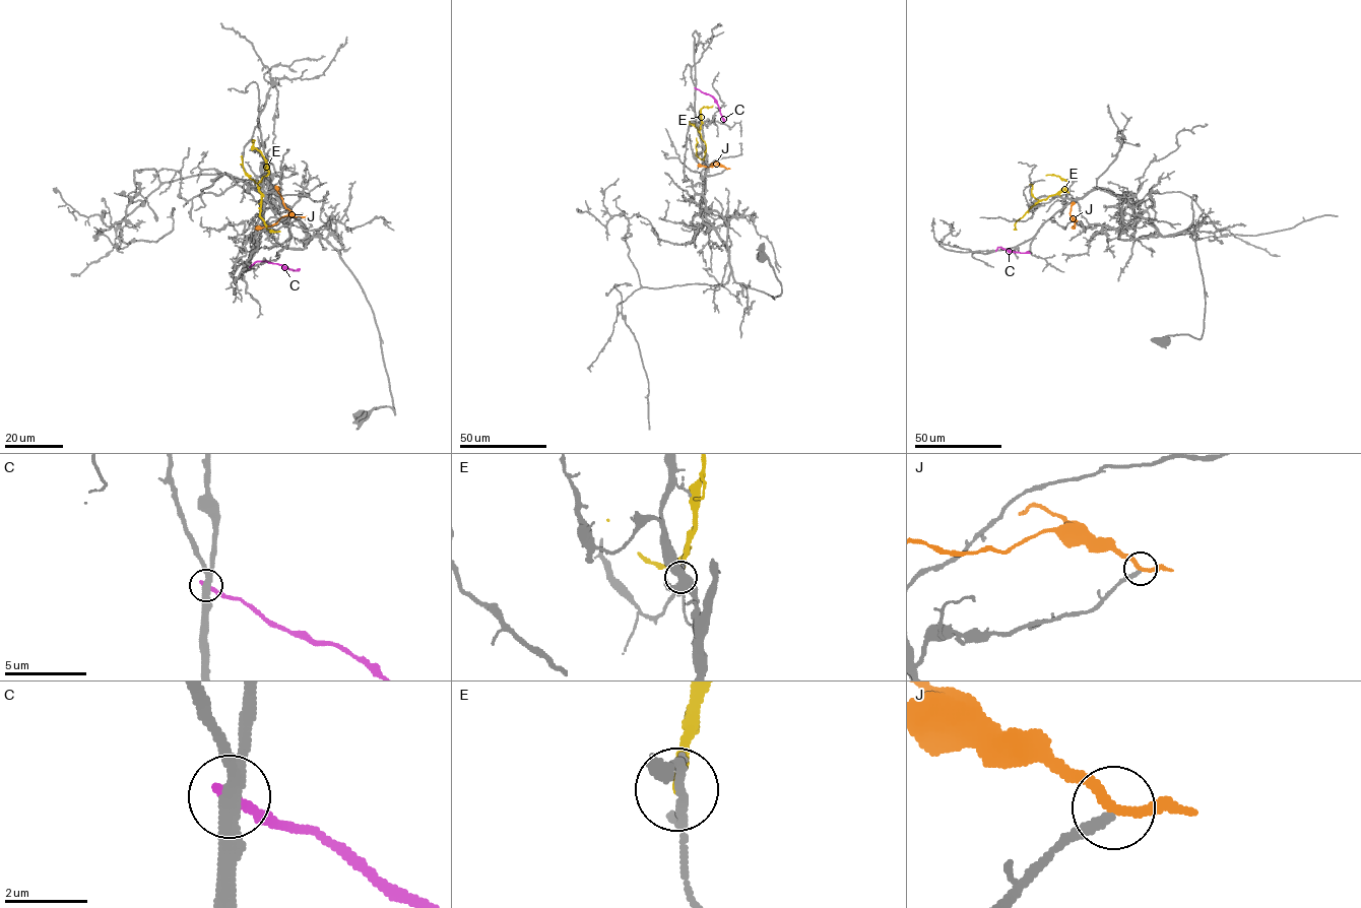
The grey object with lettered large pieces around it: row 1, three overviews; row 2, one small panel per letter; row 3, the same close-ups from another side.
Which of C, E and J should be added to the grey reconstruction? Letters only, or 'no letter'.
no letter

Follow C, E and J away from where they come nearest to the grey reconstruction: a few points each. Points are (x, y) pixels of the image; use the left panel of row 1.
C: (251, 266), (265, 261), (299, 270)
E: (264, 170), (266, 166), (269, 173), (258, 183), (261, 194), (259, 215), (267, 229), (279, 232)
J: (303, 216), (284, 215), (271, 225), (255, 229)

